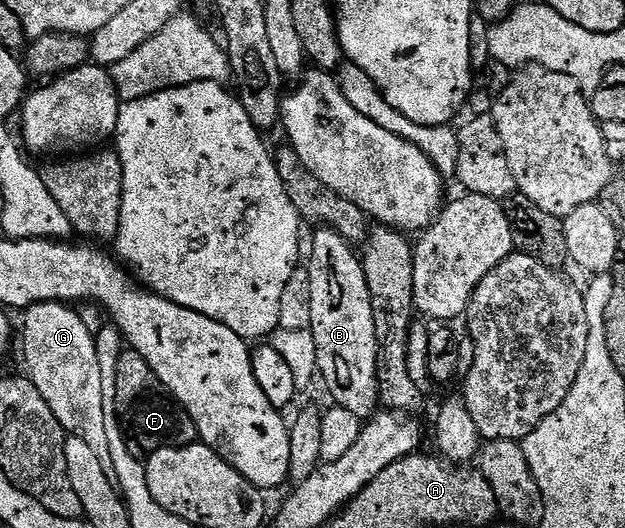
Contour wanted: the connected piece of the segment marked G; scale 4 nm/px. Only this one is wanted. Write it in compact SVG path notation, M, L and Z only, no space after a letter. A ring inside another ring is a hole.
M58 300L35 303L24 315L25 329L21 331L21 339L23 335L23 353L31 382L37 385L38 392L68 434L88 442L101 465L109 471L109 479L116 481L106 435L104 385L94 332L88 329L74 308Z

